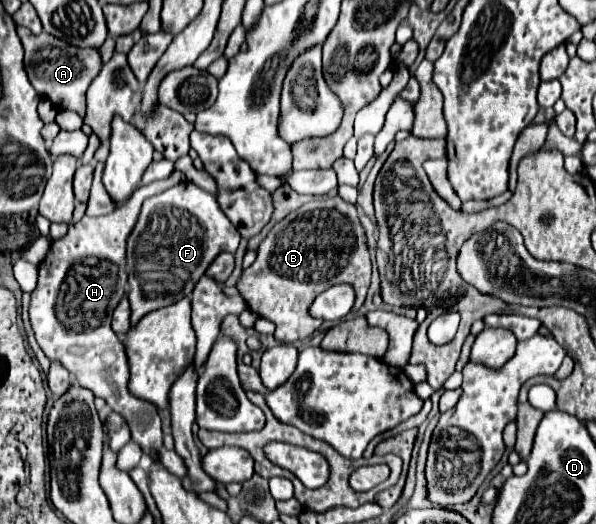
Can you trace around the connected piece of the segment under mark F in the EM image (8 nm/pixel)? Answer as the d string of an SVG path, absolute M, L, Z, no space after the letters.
M181 182L157 196L147 198L127 240L127 296L131 302L131 324L135 326L135 322L147 312L189 296L211 260L221 252L233 254L239 240L239 232L231 226L215 198L193 182Z

